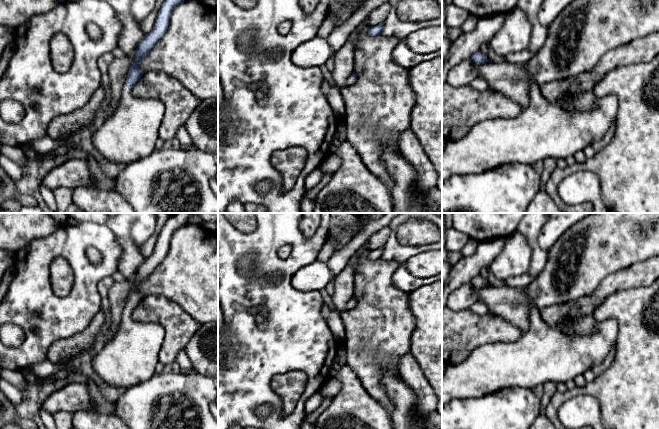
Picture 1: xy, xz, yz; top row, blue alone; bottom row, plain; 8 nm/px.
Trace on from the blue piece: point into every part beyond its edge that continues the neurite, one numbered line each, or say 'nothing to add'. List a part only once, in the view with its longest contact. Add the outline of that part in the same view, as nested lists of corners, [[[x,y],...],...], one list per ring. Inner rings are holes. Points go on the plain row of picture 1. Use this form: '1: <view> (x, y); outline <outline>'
1: xy (129, 358); outline [[[123,311],[118,331],[93,360],[93,368],[104,382],[124,389],[155,374],[165,334],[161,325],[134,321],[131,314]]]

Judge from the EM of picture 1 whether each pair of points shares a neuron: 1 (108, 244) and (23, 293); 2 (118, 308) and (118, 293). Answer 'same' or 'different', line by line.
1: same
2: same

